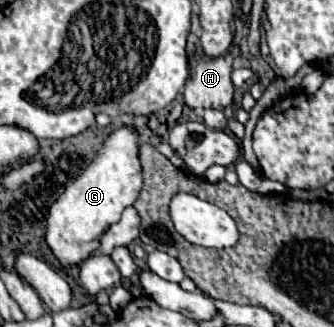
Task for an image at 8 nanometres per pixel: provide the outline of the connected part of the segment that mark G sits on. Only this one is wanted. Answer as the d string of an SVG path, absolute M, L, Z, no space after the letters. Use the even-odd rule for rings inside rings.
M124 125L104 137L94 161L70 183L48 211L46 243L64 265L78 265L88 259L98 245L100 235L120 219L128 205L140 195L144 175L140 165L140 133L136 127Z

